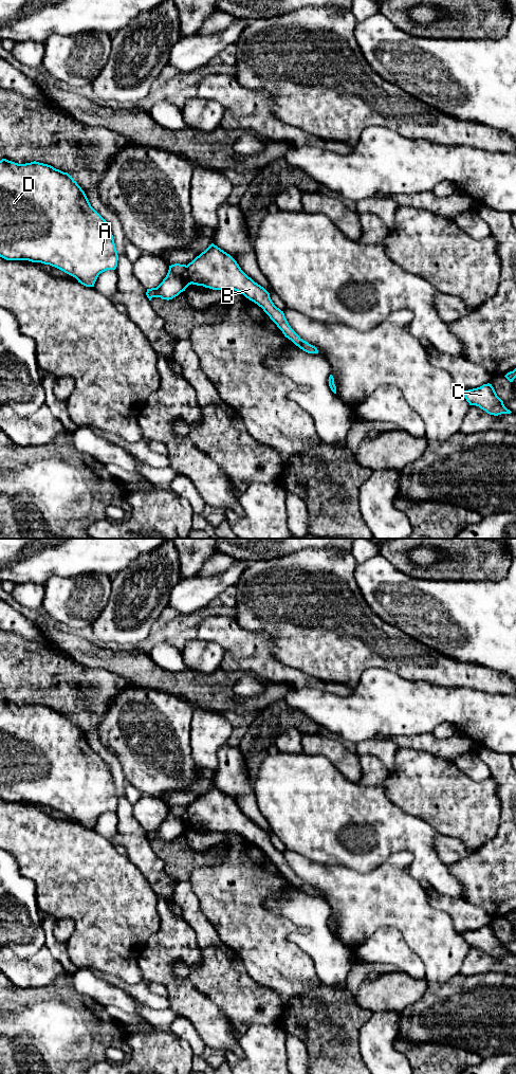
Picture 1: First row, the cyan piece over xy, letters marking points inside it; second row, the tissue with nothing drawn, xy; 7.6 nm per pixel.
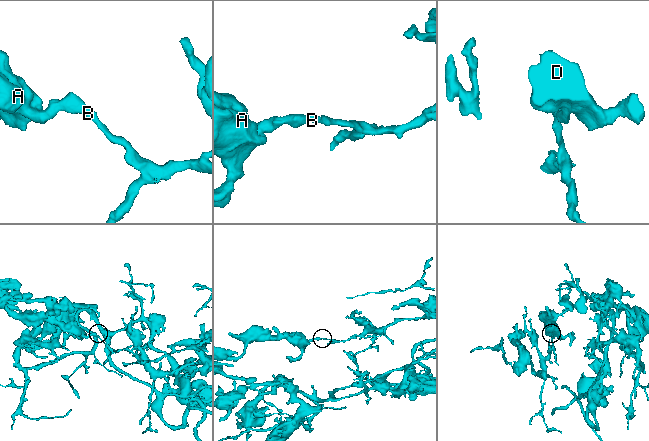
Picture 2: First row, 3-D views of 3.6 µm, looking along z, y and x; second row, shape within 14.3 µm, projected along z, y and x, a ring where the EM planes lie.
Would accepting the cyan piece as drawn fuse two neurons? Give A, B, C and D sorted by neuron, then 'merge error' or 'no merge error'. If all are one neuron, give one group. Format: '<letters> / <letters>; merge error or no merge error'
A D / B C; merge error

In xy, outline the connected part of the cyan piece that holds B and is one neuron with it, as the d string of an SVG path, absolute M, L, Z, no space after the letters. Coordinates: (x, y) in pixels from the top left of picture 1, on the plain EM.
M211 785L187 806L190 824L213 832L235 832L257 845L282 873L285 879L308 895L318 895L315 888L299 879L289 867L283 853L277 850L270 835L248 819L237 803Z

